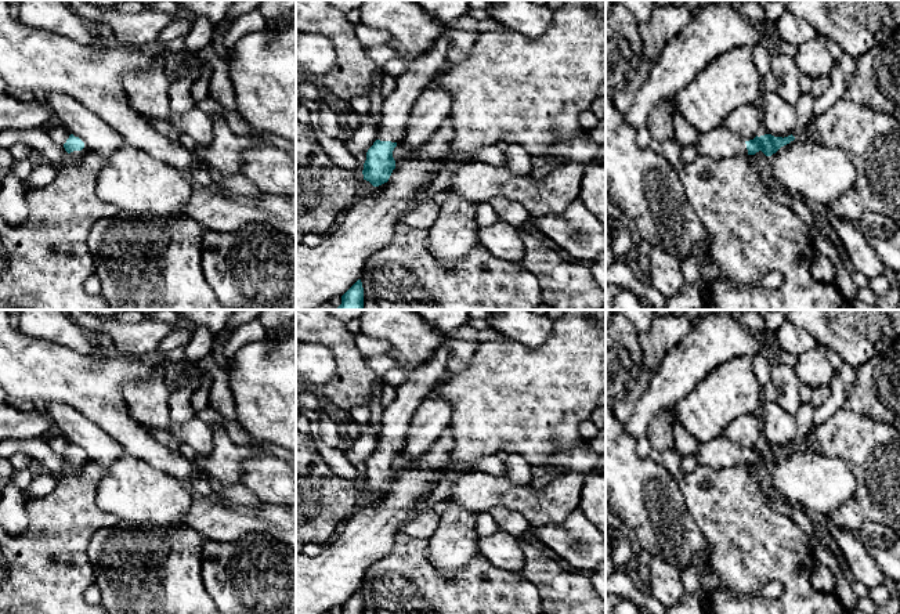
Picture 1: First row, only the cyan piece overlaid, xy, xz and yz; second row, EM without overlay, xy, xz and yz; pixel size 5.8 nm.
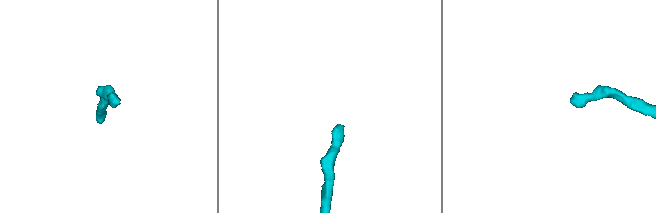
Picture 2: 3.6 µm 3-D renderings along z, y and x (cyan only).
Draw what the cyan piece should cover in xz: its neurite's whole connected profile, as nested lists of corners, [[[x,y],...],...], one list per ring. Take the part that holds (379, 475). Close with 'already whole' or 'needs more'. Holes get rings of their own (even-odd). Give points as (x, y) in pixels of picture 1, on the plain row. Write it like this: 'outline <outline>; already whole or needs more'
outline [[[445,337],[424,364],[408,373],[394,401],[384,407],[376,451],[366,462],[362,480],[364,490],[373,496],[387,492],[395,478],[393,460],[402,449],[415,411],[447,372],[448,358],[449,339]]]; needs more

